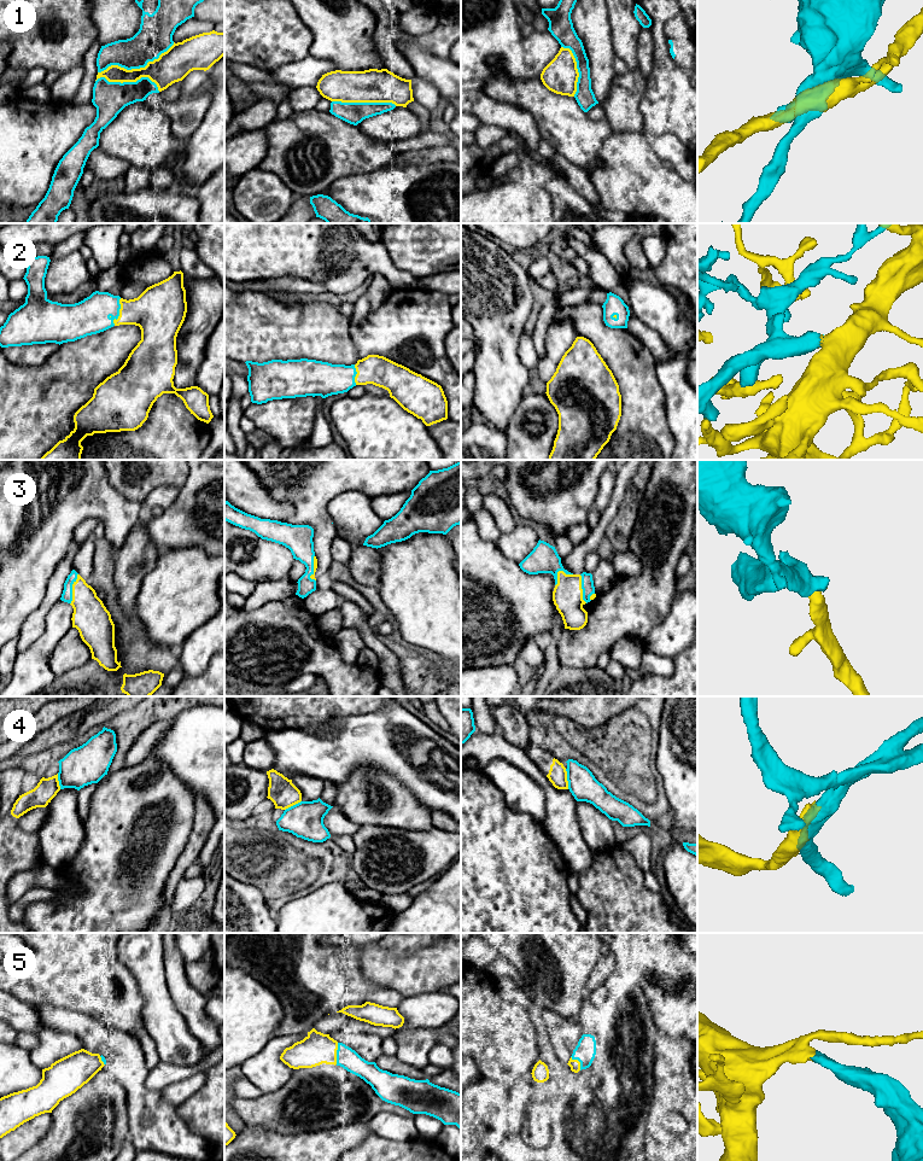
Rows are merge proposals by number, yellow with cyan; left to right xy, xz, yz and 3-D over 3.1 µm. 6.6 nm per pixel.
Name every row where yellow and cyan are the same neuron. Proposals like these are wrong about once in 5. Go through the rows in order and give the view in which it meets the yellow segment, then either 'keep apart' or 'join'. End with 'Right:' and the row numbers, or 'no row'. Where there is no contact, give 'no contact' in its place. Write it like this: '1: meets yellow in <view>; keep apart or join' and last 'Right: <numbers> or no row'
1: meets yellow in xy; keep apart
2: meets yellow in xy; join
3: meets yellow in xy; join
4: meets yellow in yz; join
5: meets yellow in xz; join
Right: 2, 3, 4, 5

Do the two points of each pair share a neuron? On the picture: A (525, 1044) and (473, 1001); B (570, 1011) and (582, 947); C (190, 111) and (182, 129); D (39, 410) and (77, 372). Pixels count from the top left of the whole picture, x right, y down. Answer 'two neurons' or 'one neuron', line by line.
A: one neuron
B: one neuron
C: one neuron
D: one neuron

